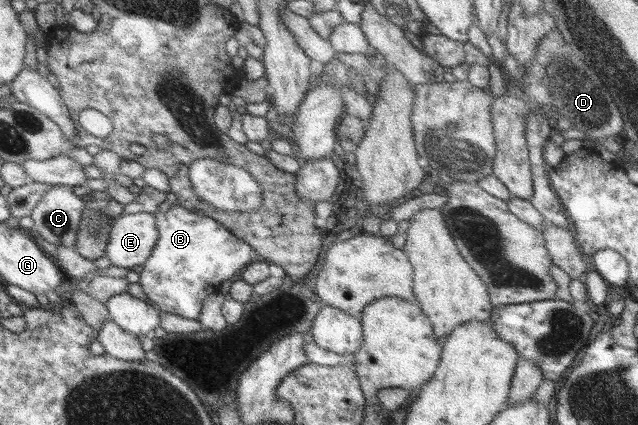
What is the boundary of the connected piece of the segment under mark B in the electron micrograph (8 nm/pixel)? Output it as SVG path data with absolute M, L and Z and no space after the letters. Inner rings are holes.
M173 205L167 212L154 212L159 236L149 258L139 273L139 284L147 302L160 312L187 319L199 317L203 299L220 292L225 280L251 264L256 252L228 228L209 215Z

